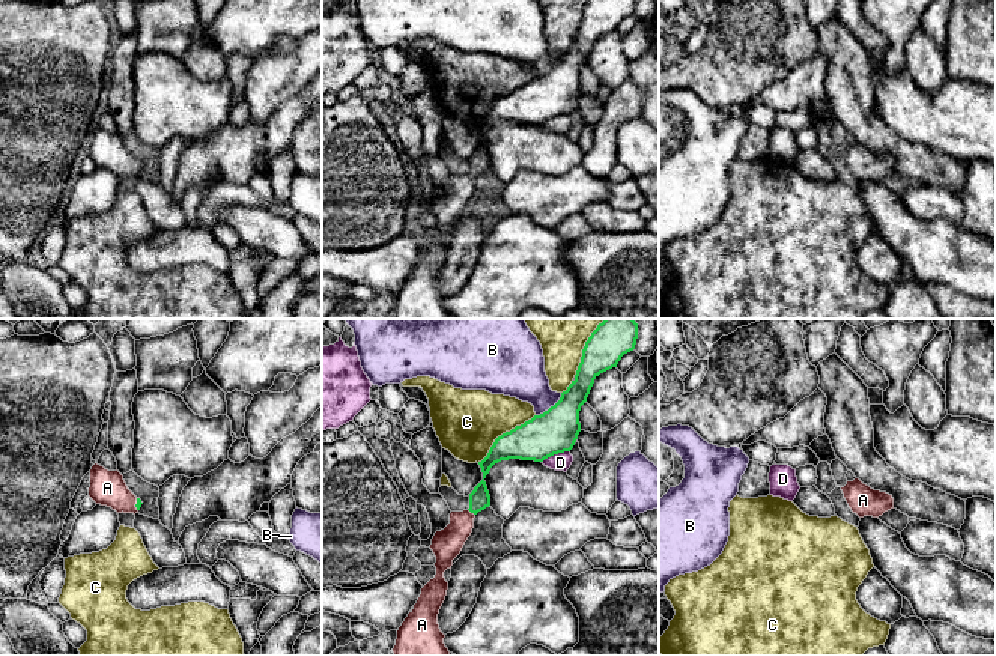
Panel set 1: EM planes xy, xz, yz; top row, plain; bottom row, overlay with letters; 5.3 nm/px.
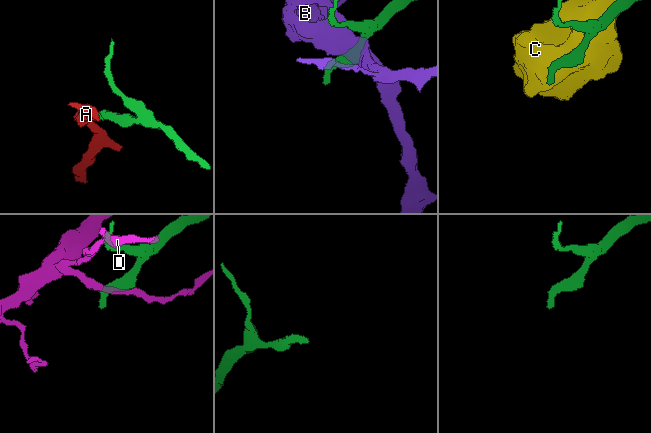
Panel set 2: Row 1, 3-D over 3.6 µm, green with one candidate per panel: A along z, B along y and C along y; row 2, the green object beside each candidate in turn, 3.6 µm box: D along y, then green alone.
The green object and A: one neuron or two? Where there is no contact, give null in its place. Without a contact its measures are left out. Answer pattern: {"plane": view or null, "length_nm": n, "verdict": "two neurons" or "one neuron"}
{"plane": "xz", "length_nm": 50, "verdict": "one neuron"}

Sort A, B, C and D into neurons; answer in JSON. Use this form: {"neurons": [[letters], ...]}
{"neurons": [["A"], ["B"], ["C"], ["D"]]}

